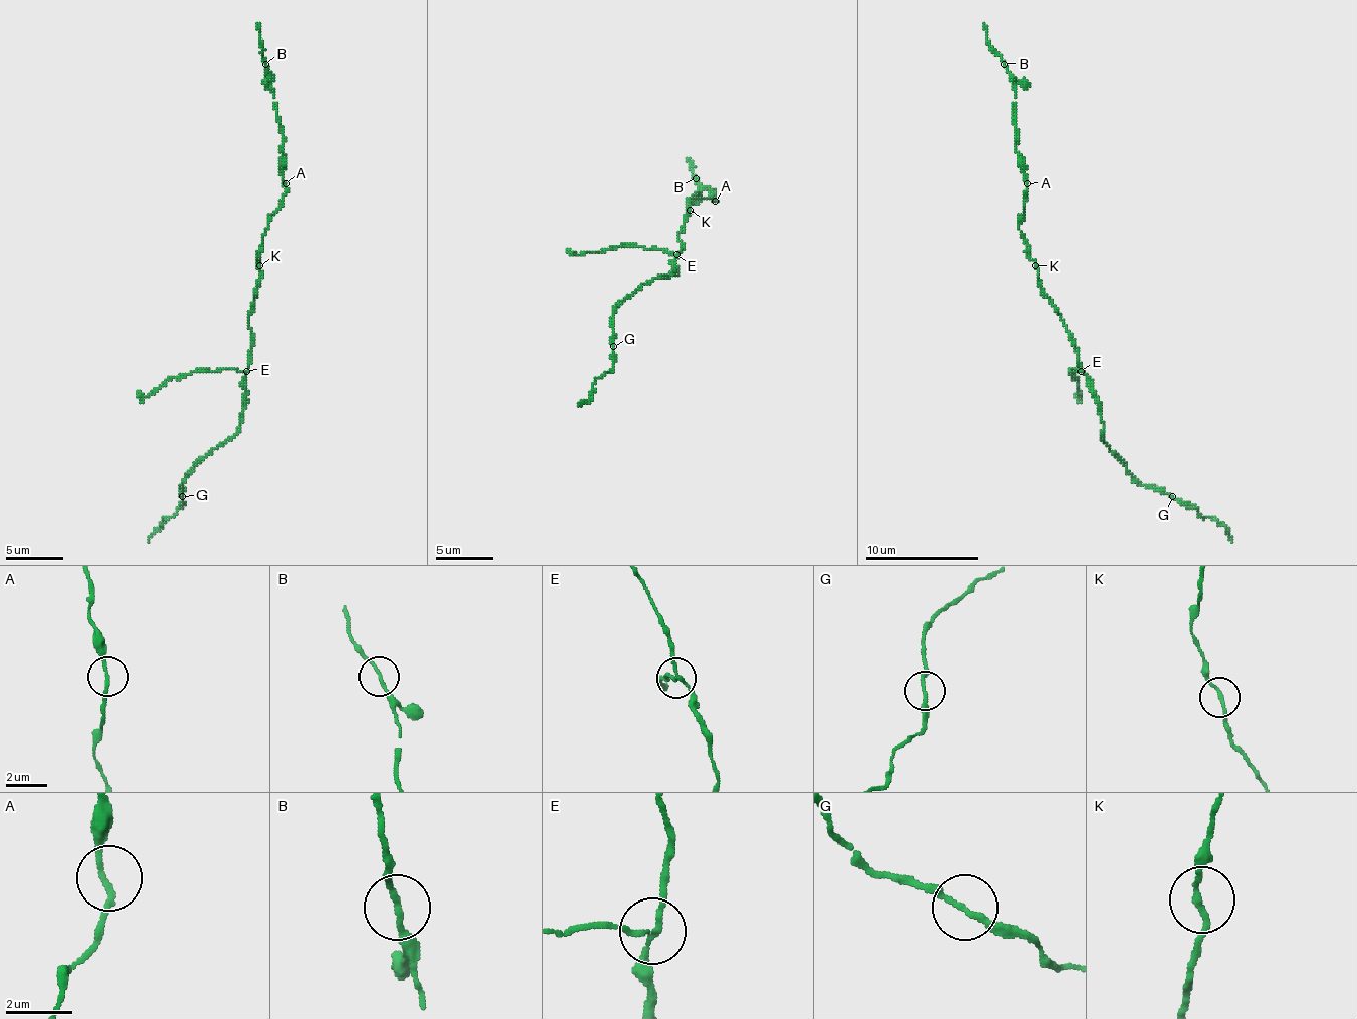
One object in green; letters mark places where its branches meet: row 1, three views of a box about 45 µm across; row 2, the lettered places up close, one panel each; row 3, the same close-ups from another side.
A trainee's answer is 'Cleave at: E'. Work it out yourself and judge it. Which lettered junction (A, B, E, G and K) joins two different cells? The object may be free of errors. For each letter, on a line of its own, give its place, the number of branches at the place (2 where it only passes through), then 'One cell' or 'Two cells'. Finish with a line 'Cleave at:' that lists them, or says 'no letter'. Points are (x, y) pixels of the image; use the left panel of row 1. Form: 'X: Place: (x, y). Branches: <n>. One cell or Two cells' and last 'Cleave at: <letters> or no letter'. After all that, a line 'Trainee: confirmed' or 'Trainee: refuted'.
A: Place: (286, 183). Branches: 2. One cell
B: Place: (265, 64). Branches: 2. One cell
E: Place: (246, 371). Branches: 3. Two cells
G: Place: (182, 496). Branches: 2. One cell
K: Place: (259, 265). Branches: 2. One cell
Cleave at: E
Trainee: confirmed

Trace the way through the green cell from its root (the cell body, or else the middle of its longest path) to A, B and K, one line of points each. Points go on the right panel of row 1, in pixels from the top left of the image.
A: (1061, 320), (1058, 309), (1041, 286), (1038, 265), (1030, 257), (1030, 246), (1018, 229), (1027, 183)
B: (1061, 320), (1018, 229), (1027, 183), (1024, 157), (1016, 149), (1016, 89), (1004, 64)
K: (1061, 320), (1058, 309), (1041, 286), (1035, 265)

